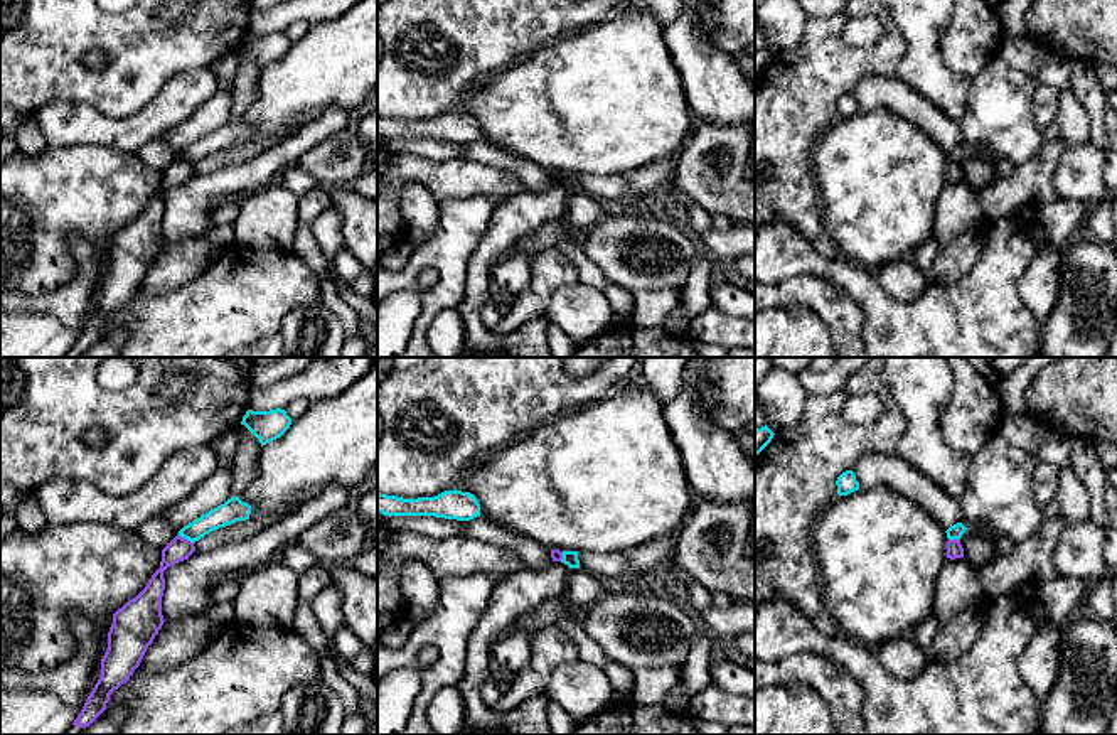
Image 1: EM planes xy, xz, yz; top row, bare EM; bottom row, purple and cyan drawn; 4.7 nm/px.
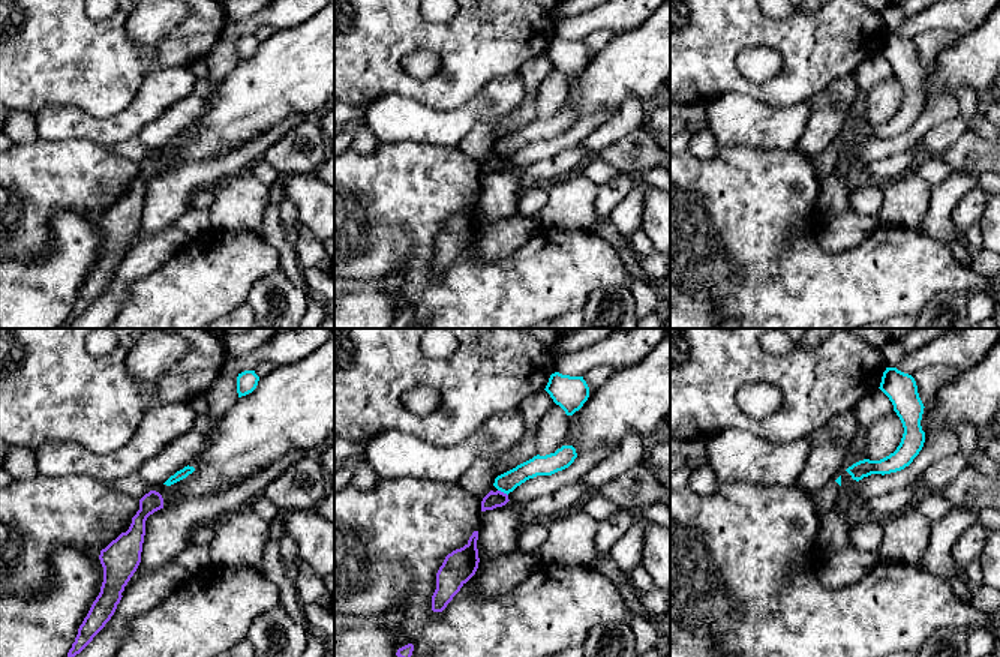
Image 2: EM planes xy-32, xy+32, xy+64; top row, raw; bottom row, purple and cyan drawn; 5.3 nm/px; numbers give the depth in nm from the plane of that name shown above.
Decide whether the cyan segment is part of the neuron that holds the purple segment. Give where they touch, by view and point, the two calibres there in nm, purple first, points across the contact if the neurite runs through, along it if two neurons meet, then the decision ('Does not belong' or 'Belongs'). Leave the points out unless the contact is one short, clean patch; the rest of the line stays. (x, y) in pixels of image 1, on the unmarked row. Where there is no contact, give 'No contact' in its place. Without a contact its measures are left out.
Touches purple at xy (184, 160). Thickness 110 nm (purple) against 110 nm. Path across: xy (179, 171), (184, 160), (228, 135). Belongs

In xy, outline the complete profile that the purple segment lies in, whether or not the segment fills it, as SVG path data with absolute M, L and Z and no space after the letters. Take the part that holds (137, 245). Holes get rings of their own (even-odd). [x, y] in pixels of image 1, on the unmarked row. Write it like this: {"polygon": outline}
{"polygon": "M239 120L211 131L184 148L179 157L162 172L160 190L152 197L147 209L113 236L108 255L108 271L101 282L101 298L88 319L81 335L64 357L83 357L104 332L110 317L130 302L140 288L148 268L163 248L162 219L165 212L163 194L187 182L194 165L214 152L236 143L249 142L251 128Z"}

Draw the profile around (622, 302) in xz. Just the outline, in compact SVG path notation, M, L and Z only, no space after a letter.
M608 285L603 290L603 293L605 293L613 314L618 314L618 315L632 314L632 310L635 307L633 292L617 287L617 285Z

